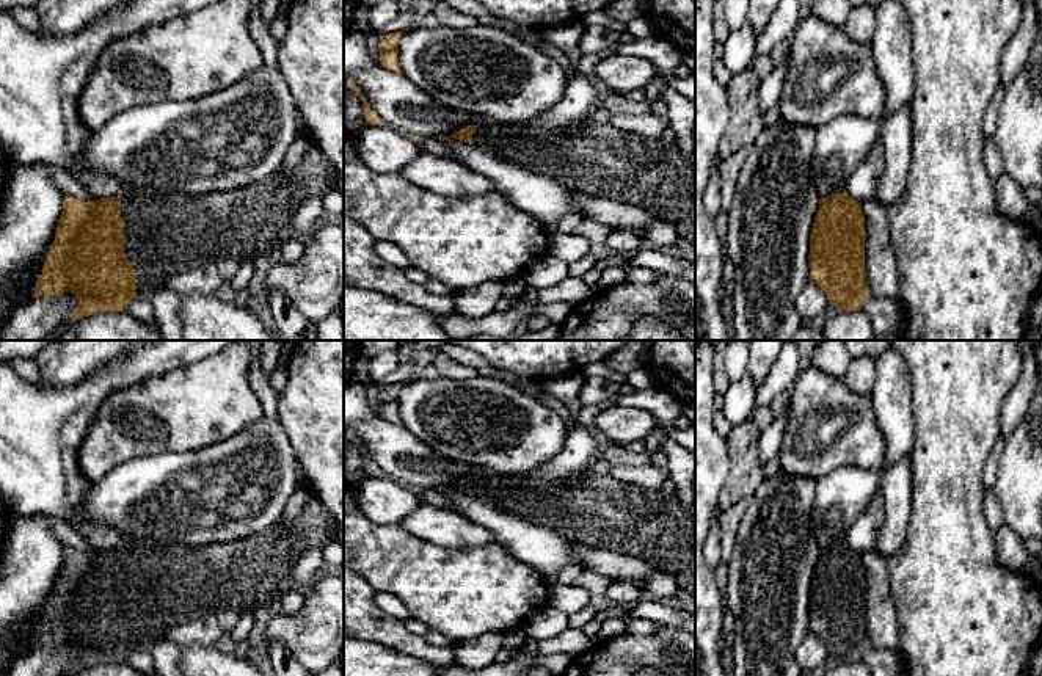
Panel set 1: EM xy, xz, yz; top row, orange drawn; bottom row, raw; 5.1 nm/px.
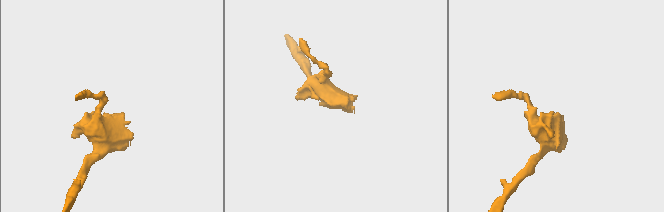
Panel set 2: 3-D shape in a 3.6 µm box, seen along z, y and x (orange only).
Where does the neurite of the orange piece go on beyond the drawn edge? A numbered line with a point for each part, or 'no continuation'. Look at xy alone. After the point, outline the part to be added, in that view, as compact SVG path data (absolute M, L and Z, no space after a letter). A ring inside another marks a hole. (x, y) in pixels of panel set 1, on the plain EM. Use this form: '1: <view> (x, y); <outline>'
1: xy (165, 585); M312 496L303 511L289 524L242 540L180 546L138 541L121 546L124 607L137 621L137 649L151 651L168 632L184 623L223 609L256 610L279 598L282 582L300 557L311 547L325 547L336 540L336 521L325 503Z

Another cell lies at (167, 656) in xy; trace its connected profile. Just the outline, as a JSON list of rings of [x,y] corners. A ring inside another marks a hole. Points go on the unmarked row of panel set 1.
[[[165,638],[151,649],[151,654],[152,654],[157,676],[182,676],[180,645]]]

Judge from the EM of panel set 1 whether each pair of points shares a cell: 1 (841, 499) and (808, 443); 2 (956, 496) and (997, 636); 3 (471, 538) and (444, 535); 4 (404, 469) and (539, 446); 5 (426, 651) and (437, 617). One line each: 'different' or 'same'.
1: different
2: same
3: same
4: different
5: different

